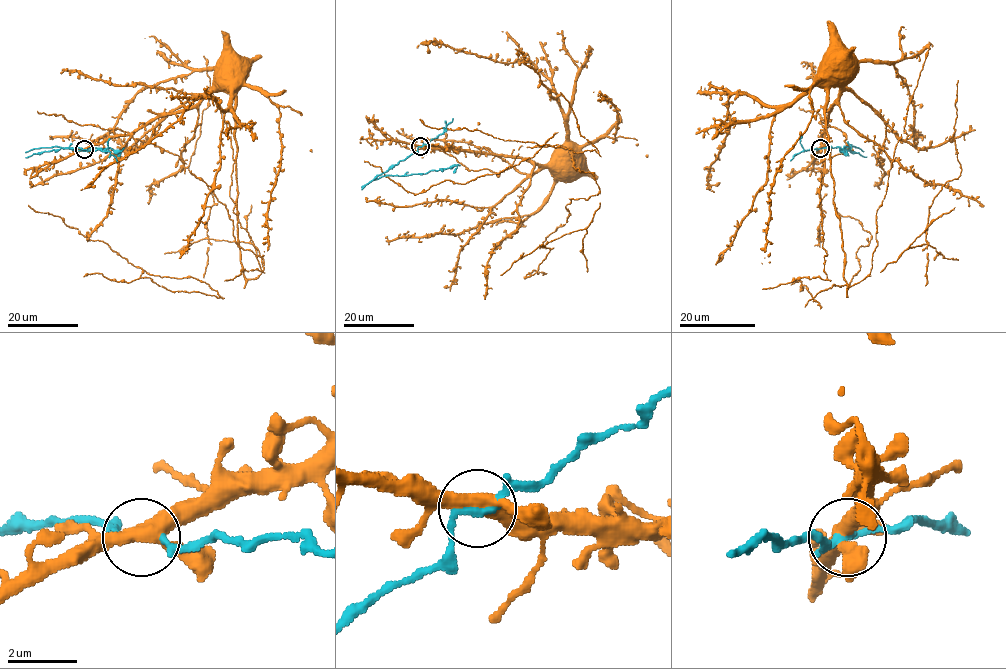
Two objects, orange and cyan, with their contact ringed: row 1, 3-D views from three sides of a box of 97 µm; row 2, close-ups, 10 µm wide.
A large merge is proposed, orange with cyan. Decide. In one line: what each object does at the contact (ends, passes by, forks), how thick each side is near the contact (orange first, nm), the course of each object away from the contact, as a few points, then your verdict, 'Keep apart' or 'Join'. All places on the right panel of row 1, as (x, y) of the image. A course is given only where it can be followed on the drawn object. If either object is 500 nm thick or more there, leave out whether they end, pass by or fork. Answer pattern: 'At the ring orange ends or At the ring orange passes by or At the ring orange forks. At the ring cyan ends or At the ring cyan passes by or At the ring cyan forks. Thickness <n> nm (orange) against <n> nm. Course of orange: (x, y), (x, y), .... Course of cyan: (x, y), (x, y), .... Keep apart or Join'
At the ring orange forks. At the ring cyan passes by. Thickness 400 nm (orange) against 180 nm. Course of orange: (820, 148), (829, 113), (840, 87), (841, 58). Course of cyan: (820, 149), (850, 150), (851, 145), (849, 150), (846, 147), (841, 150), (849, 155). Keep apart

